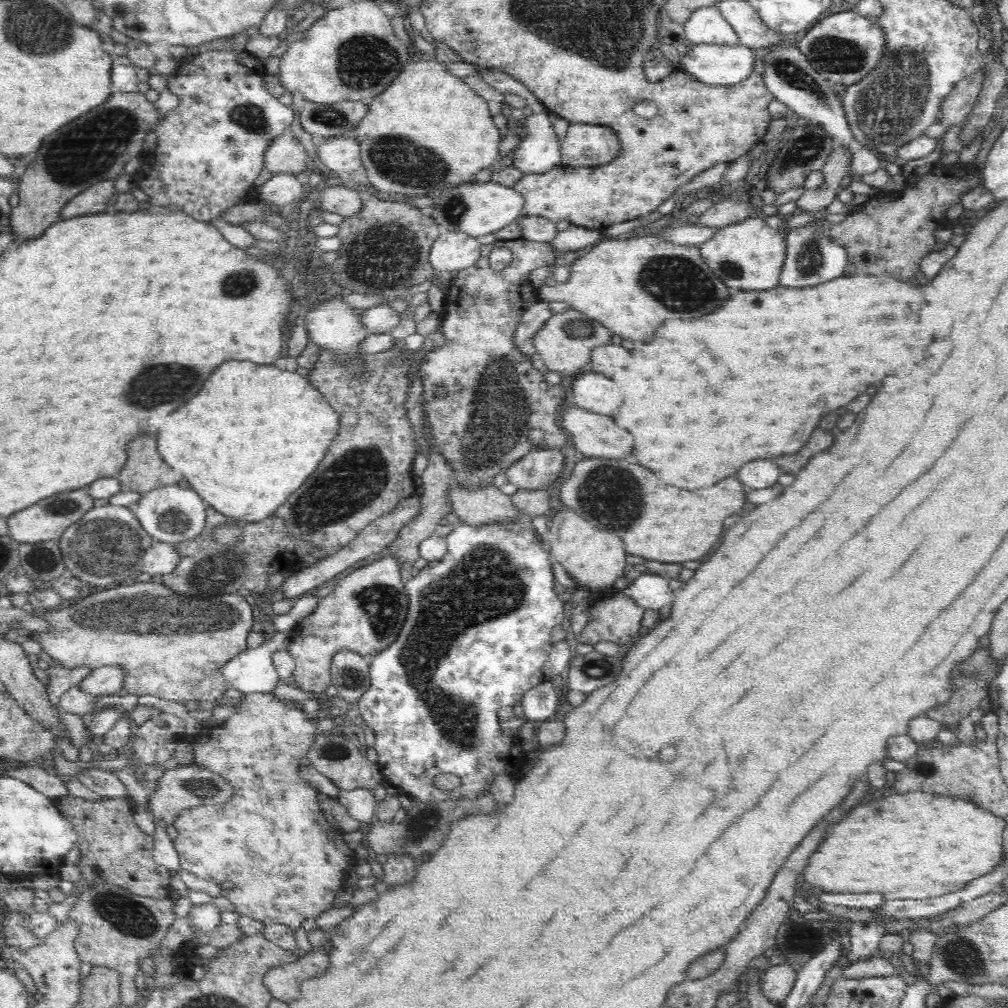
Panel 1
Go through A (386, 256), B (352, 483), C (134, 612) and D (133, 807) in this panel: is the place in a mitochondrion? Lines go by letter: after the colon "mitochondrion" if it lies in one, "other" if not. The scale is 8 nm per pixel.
A: mitochondrion
B: mitochondrion
C: mitochondrion
D: other

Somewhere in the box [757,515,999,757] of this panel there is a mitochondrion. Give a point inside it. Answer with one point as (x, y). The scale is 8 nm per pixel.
(974, 668)

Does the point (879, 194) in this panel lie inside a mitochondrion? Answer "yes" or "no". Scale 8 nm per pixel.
no

